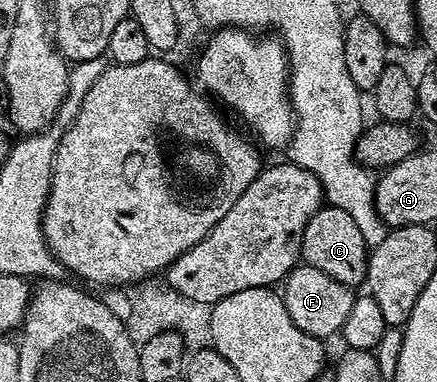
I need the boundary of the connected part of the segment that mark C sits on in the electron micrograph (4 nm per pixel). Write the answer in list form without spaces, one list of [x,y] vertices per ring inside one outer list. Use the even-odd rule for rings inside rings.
[[[323,205],[314,216],[310,216],[310,224],[306,224],[306,232],[302,236],[300,257],[307,265],[318,268],[318,272],[326,272],[338,284],[349,288],[363,287],[368,277],[368,256],[370,247],[362,240],[362,231],[353,218],[342,212],[337,206]]]

